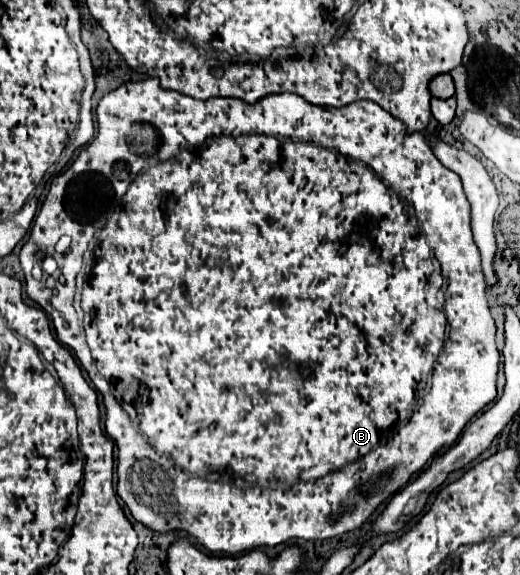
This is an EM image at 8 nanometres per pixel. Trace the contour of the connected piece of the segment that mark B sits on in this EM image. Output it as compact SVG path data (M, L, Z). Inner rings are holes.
M158 78L126 82L108 92L96 106L96 118L98 134L80 150L82 166L78 166L78 178L70 178L70 174L66 174L66 178L62 178L62 174L54 178L44 206L32 222L28 242L22 246L20 266L26 276L26 294L40 306L40 284L36 284L32 276L36 254L50 254L60 264L52 290L48 290L46 280L42 280L44 312L54 324L56 338L76 352L82 368L104 398L104 428L118 444L116 492L136 522L154 532L186 532L206 550L226 554L246 552L254 546L278 546L290 540L328 540L340 536L360 528L374 510L406 486L426 462L442 452L442 448L450 448L464 426L496 398L500 354L494 340L496 326L490 322L484 292L486 282L480 266L480 252L470 230L470 202L458 174L438 162L424 134L408 134L398 118L390 118L386 110L370 100L352 102L350 106L342 106L342 110L306 104L296 94L266 96L256 104L238 102L236 98L198 102L174 90L164 90ZM88 222L100 230L94 246L94 266L82 290L82 310L88 332L88 338L84 338L84 328L78 322L72 298L82 256L96 232L86 232L86 226L90 226ZM60 236L68 236L68 242L60 244ZM432 258L438 258L440 272L434 270ZM444 278L448 280L446 292L442 288ZM448 318L446 352L442 352Z

